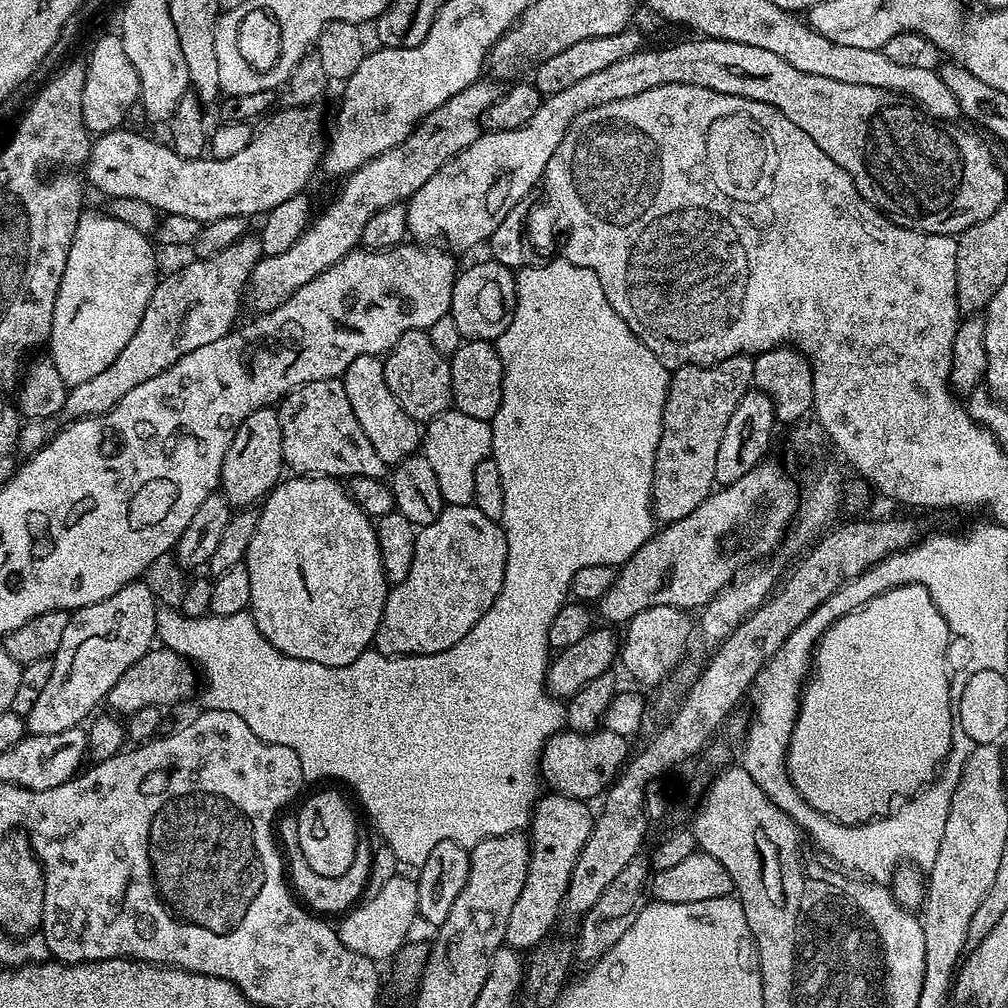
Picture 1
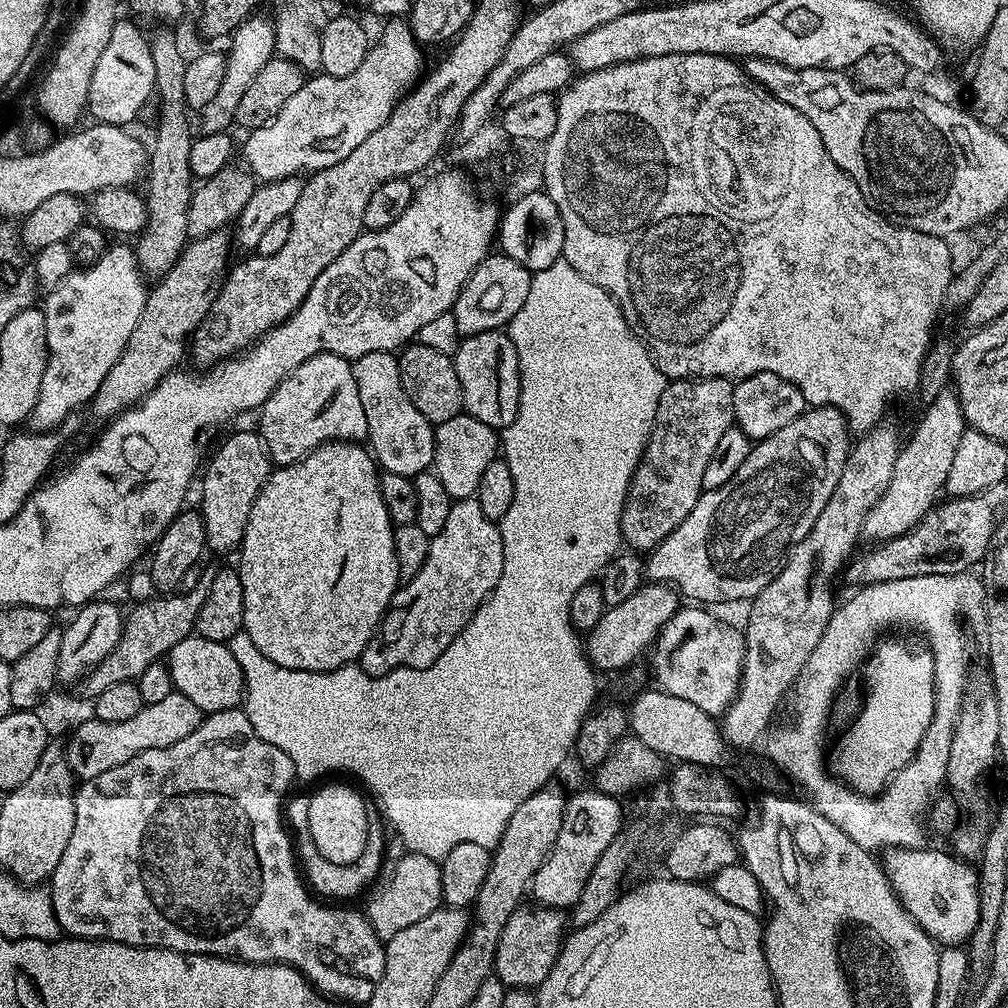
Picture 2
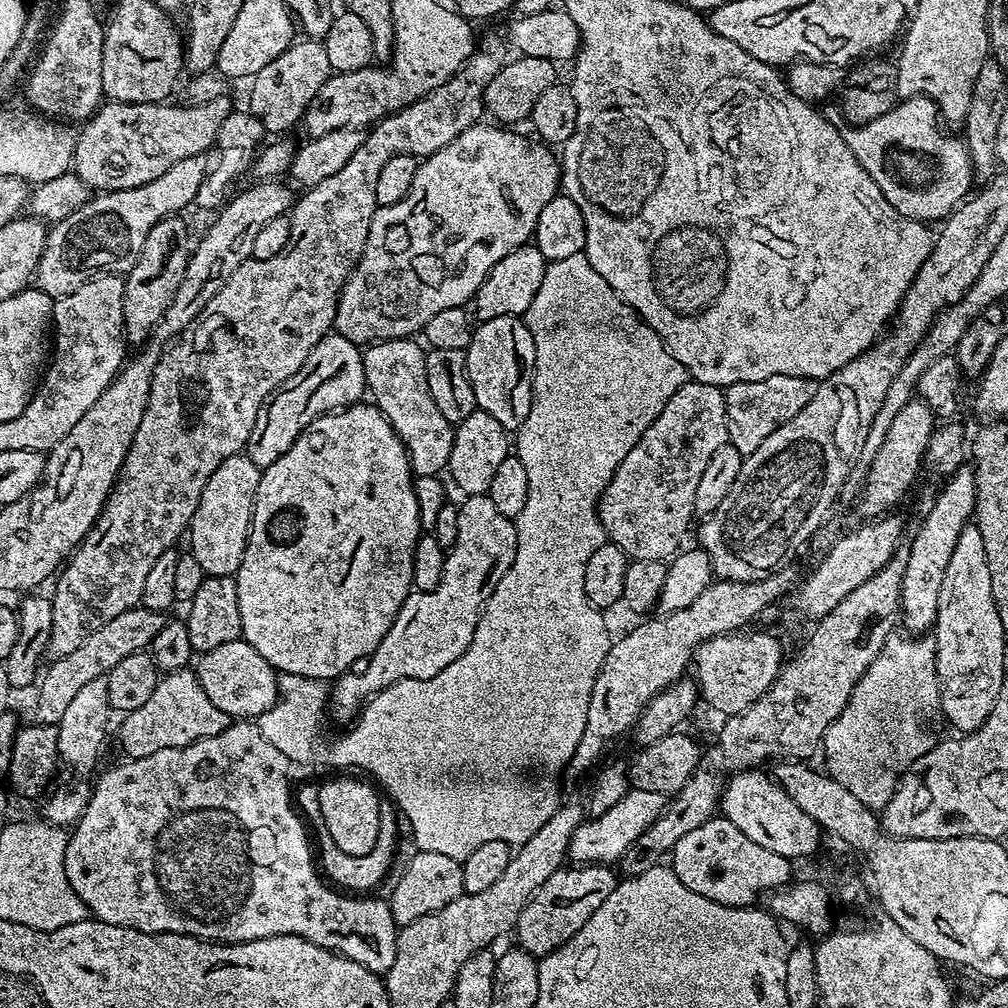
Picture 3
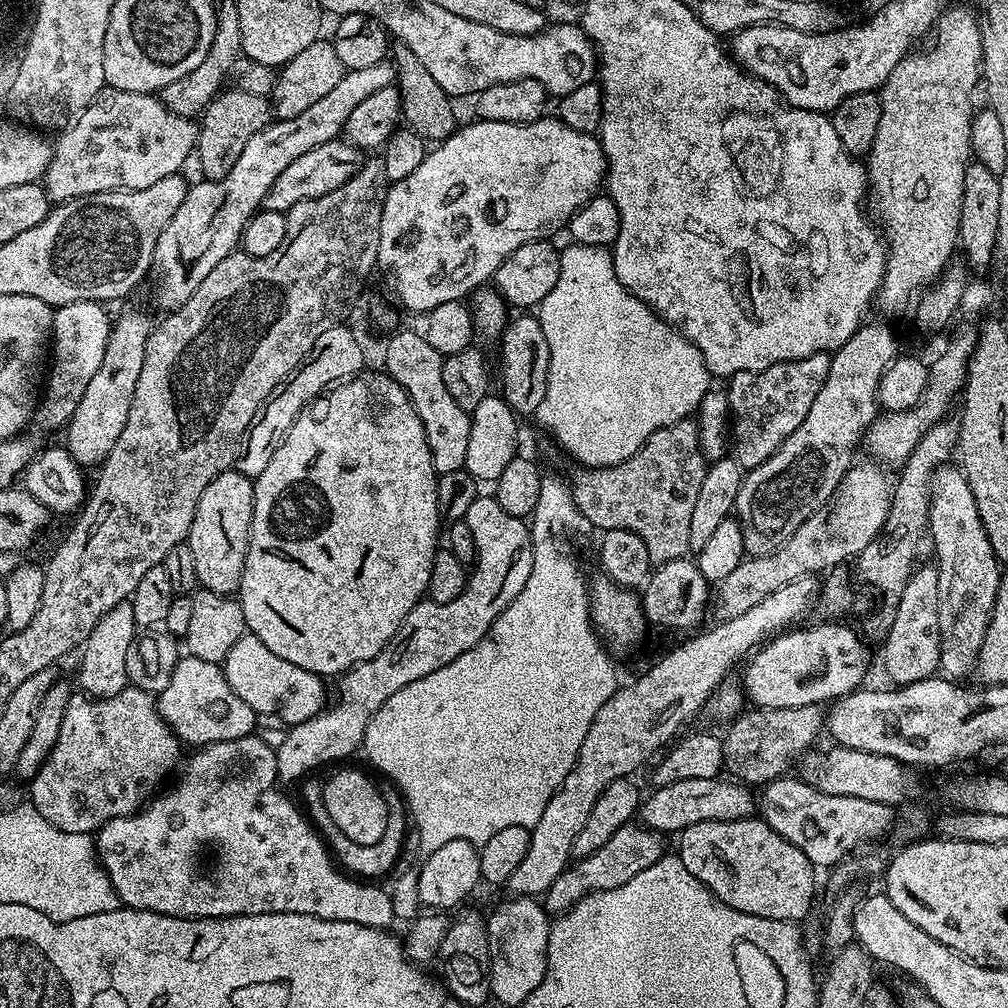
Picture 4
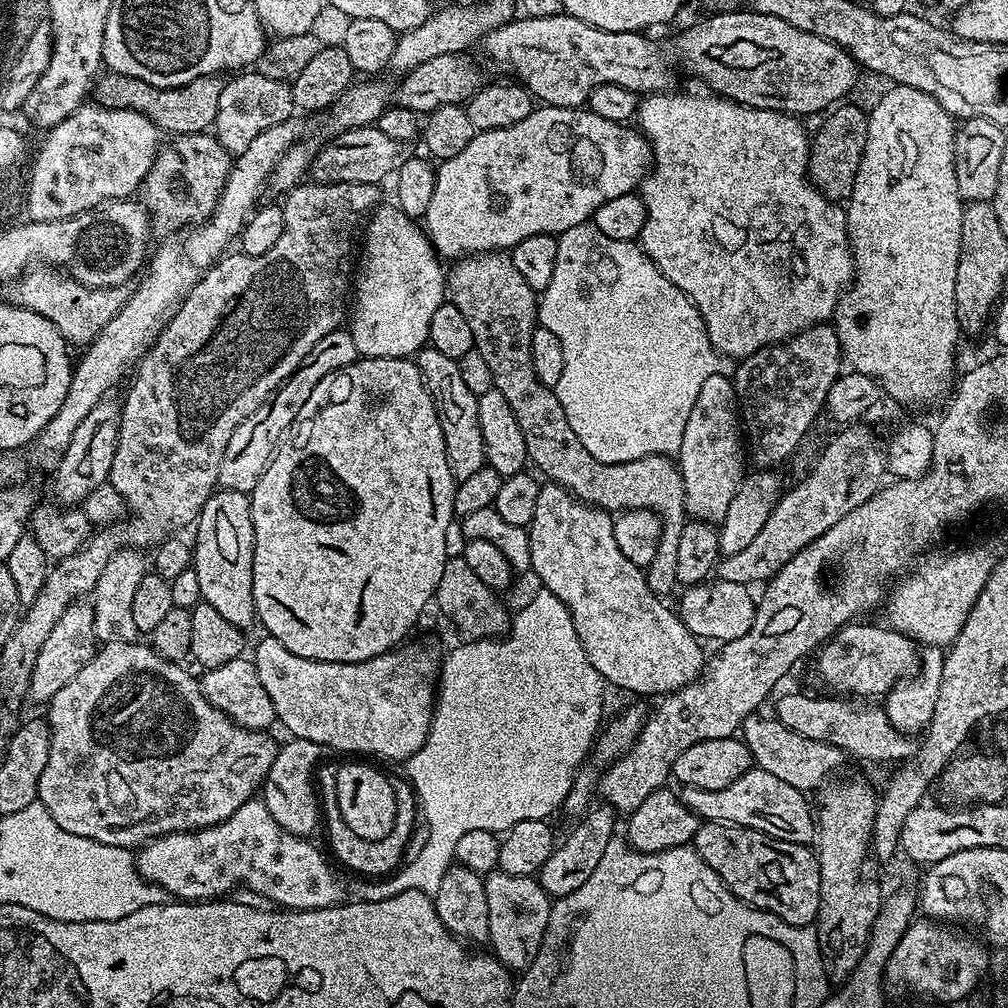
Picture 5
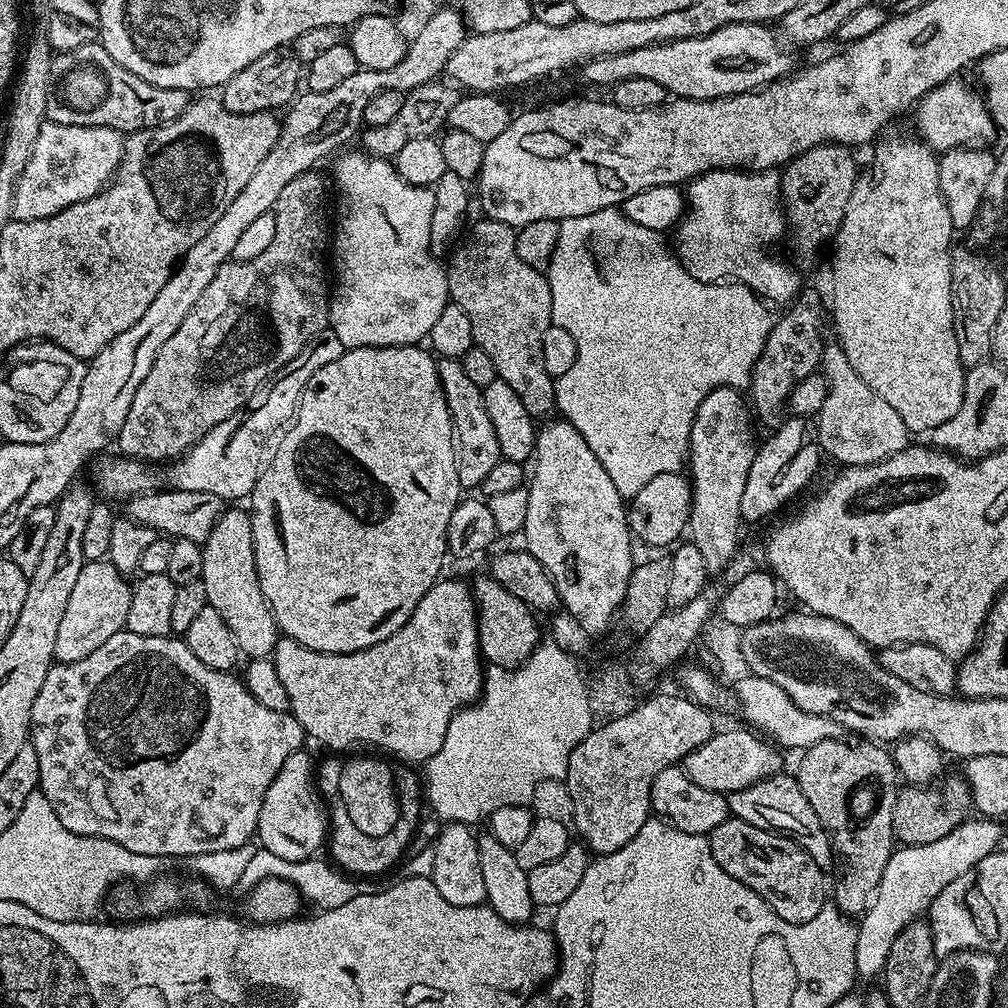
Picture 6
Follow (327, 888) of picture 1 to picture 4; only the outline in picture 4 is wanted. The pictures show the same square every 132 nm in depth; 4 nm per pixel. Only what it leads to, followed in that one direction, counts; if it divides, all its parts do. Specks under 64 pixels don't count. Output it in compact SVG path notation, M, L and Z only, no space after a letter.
M305 779L302 784L305 804L303 807L306 809L311 823L318 829L319 835L326 841L327 847L330 849L331 855L338 861L339 867L345 873L356 878L380 878L376 876L384 875L387 877L399 858L405 836L406 801L401 796L399 788L388 786L383 789L384 801L388 807L386 834L382 834L382 838L378 842L374 842L370 846L362 846L358 842L350 842L350 838L346 838L346 834L342 834L342 830L338 830L338 826L334 826L330 814L326 814L323 783L319 779L317 781L312 779Z

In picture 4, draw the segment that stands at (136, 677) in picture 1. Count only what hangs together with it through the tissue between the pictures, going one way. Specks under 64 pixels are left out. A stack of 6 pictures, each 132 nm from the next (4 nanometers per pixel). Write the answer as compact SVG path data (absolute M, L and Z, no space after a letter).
M246 634L234 642L230 654L226 654L222 665L226 682L261 717L277 716L279 723L284 726L301 724L312 716L324 711L324 684L321 677L310 670L302 670L302 666L294 666L294 662L286 662L286 658L278 658L274 650L262 646L258 637Z

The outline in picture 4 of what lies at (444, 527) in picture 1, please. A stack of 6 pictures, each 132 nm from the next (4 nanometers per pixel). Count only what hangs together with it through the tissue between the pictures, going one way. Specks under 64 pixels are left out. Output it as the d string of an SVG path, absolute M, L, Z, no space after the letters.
M492 494L477 495L462 522L476 543L476 558L458 598L445 604L435 604L427 598L421 600L406 614L402 626L398 626L394 638L390 638L383 650L339 677L340 704L325 707L318 715L285 731L282 746L276 748L276 779L281 785L291 780L303 781L311 768L331 760L344 760L358 752L370 718L390 694L398 694L402 686L434 674L434 670L454 662L458 654L466 654L466 650L478 646L498 614L522 594L522 586L530 578L530 566L534 566L529 525L521 517L506 514Z

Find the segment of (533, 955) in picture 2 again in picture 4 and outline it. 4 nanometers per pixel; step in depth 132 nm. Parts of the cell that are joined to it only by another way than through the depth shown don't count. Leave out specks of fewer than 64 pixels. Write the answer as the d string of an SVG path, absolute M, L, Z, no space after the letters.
M636 822L622 825L614 834L614 838L606 842L606 846L594 850L594 854L586 858L569 863L564 872L554 878L554 882L542 897L544 911L549 914L563 914L589 892L605 892L630 882L634 874L642 874L646 866L654 866L654 862L666 855L664 840L665 837L653 828L645 828Z

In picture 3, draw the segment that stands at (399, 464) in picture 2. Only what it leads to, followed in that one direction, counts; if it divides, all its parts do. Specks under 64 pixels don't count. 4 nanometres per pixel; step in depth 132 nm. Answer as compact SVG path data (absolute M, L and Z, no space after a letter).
M405 338L369 343L362 352L364 383L371 403L388 419L404 443L413 473L416 476L440 476L450 462L456 429L438 411L438 406L434 406L434 398L430 398L430 390L426 386L426 352L416 342L415 339Z

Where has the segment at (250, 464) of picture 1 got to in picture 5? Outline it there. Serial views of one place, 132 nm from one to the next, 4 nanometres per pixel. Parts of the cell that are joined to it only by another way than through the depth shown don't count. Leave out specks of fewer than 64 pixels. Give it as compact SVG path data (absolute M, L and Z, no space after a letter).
M217 490L202 506L200 515L194 525L196 540L192 544L192 569L198 574L200 599L205 604L214 606L226 622L248 630L251 624L257 623L256 607L254 606L254 522L252 521L252 502L249 493Z

